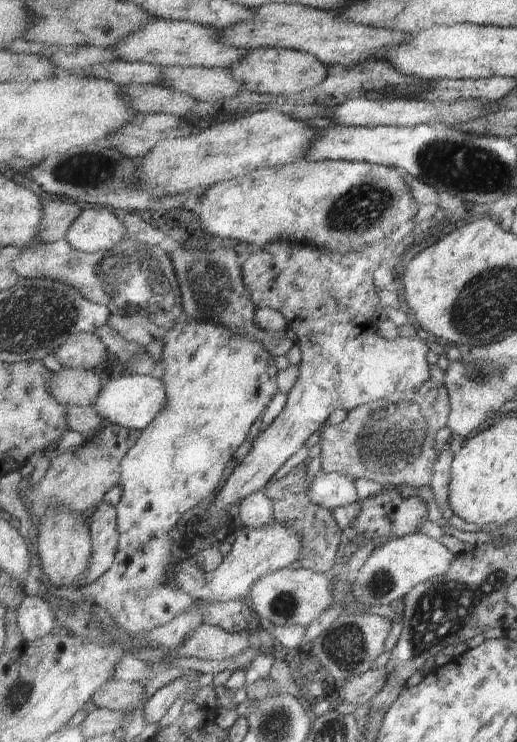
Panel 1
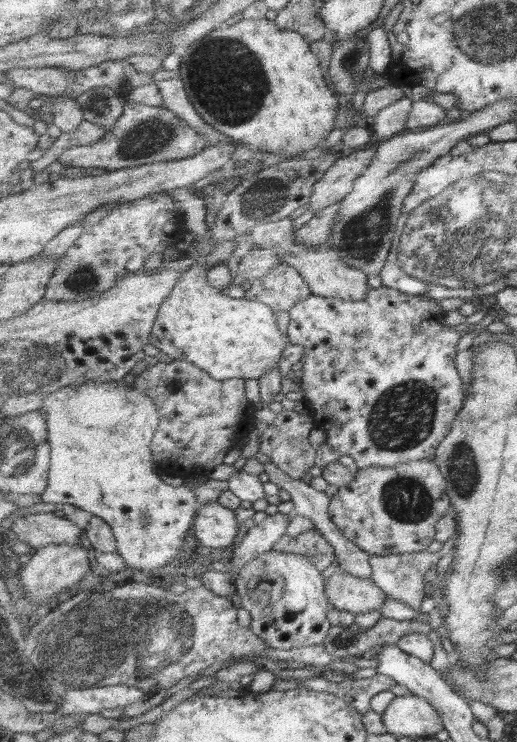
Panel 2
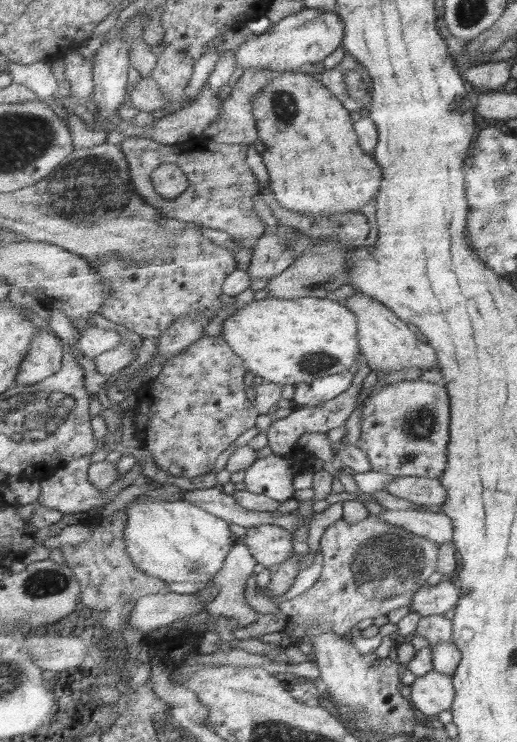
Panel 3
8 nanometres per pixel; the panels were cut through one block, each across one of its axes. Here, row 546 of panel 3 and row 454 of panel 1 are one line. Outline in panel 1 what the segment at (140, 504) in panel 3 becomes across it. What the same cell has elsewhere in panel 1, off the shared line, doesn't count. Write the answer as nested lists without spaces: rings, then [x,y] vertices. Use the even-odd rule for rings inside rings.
[[[185,319],[185,322],[176,322],[166,333],[163,339],[164,349],[158,362],[164,365],[164,373],[161,380],[165,383],[166,394],[168,395],[167,403],[160,413],[155,417],[155,420],[151,424],[142,430],[142,435],[135,443],[135,446],[129,450],[125,455],[122,462],[122,497],[119,503],[115,506],[118,512],[118,527],[120,539],[118,542],[118,549],[116,552],[116,559],[113,566],[92,585],[86,587],[79,587],[78,600],[89,599],[96,605],[103,608],[109,616],[117,623],[117,625],[123,628],[128,634],[135,635],[138,633],[145,633],[146,631],[154,631],[160,629],[162,626],[168,625],[173,622],[174,618],[180,617],[182,614],[187,613],[190,610],[194,598],[187,596],[185,592],[177,590],[172,587],[166,578],[166,568],[170,563],[171,545],[174,542],[175,534],[178,532],[175,524],[181,520],[181,516],[185,512],[189,512],[191,508],[195,508],[197,504],[201,505],[201,502],[205,502],[209,496],[213,496],[221,484],[221,478],[223,478],[223,472],[229,464],[229,460],[233,460],[236,450],[245,442],[251,426],[257,422],[257,418],[261,416],[263,410],[271,404],[271,400],[275,398],[278,389],[278,374],[280,373],[275,368],[275,358],[264,347],[261,339],[257,337],[248,337],[241,333],[236,333],[233,329],[225,326],[221,323],[214,323],[207,319]],[[174,526],[174,527],[173,527]],[[139,592],[147,593],[144,599],[137,597]]]

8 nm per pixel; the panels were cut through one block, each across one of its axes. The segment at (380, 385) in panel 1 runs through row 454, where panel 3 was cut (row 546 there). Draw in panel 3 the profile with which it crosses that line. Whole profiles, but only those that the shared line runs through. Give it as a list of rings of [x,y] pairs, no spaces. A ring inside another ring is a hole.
[[[262,524],[248,528],[242,540],[249,547],[255,560],[265,567],[285,562],[293,552],[295,537],[282,526]]]

